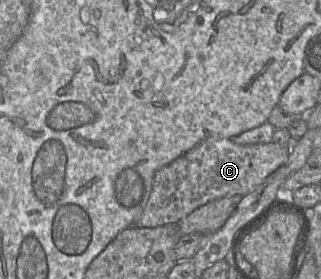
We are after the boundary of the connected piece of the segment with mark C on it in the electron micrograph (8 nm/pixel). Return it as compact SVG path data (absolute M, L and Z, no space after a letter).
M208 138L155 173L148 202L133 226L150 228L176 223L196 208L213 200L244 196L284 165L290 151L290 145L272 142L240 145L229 138Z

